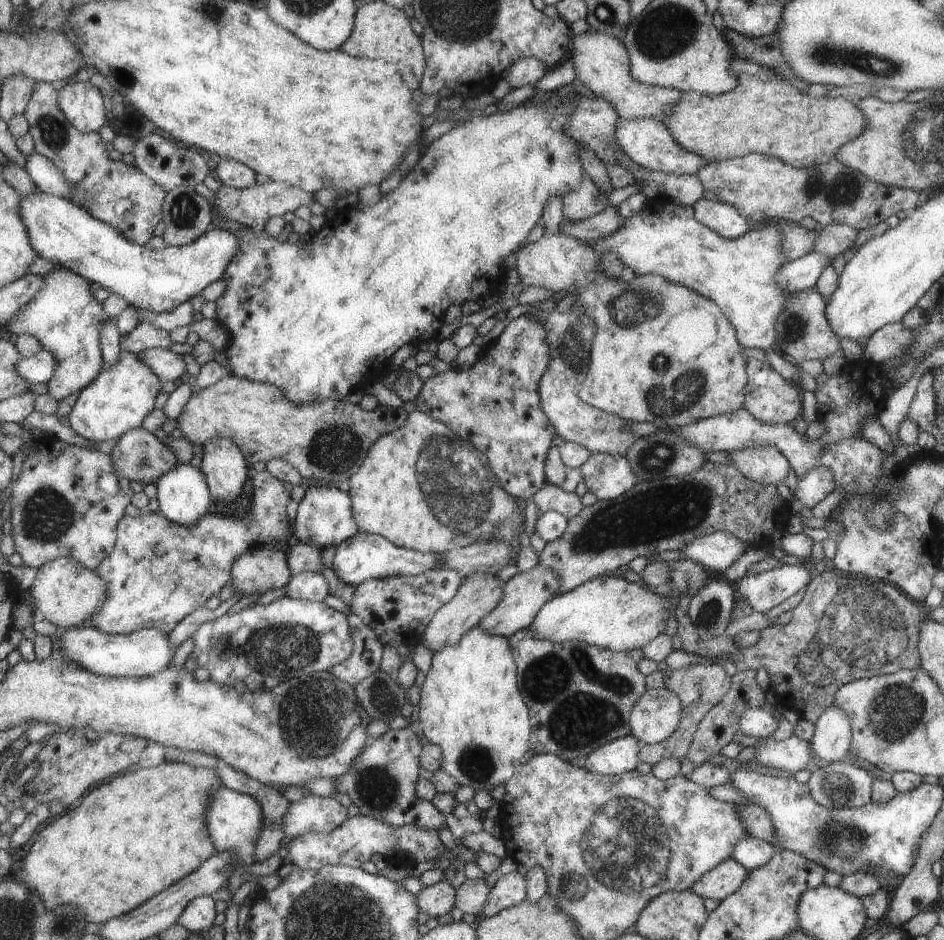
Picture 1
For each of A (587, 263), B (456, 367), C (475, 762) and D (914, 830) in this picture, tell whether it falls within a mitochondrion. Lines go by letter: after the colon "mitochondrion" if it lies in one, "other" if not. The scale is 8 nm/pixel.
A: other
B: other
C: mitochondrion
D: other

